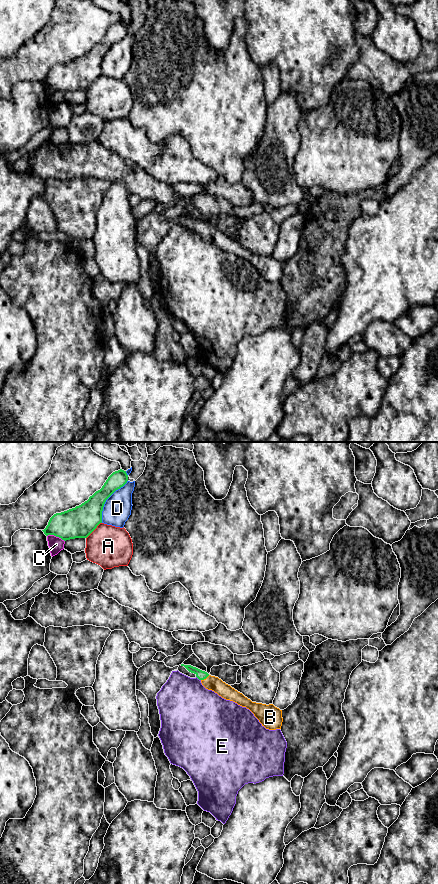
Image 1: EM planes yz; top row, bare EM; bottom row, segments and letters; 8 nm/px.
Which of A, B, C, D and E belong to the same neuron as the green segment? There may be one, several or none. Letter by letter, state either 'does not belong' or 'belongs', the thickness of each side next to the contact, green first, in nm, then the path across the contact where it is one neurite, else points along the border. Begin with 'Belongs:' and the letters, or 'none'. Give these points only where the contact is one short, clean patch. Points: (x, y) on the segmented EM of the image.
Belongs: B
A: does not belong; 260 nm thick on the green side, 340 nm on the other
B: belongs; 80 nm thick on the green side, 120 nm on the other; runs through yz (201, 675), (205, 678), (213, 683)
C: does not belong; 260 nm thick on the green side, 120 nm on the other
D: does not belong; 240 nm thick on the green side, 220 nm on the other
E: does not belong; 80 nm thick on the green side, 440 nm on the other

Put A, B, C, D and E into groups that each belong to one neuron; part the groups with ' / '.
A / B / C / D / E

